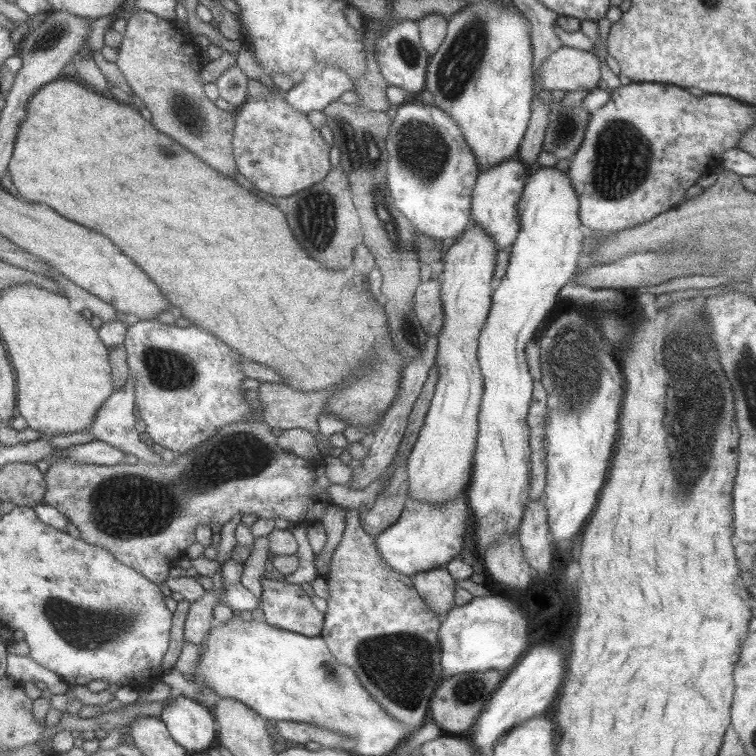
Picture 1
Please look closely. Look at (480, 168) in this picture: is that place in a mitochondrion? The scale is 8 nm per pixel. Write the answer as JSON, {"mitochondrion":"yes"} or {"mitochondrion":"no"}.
{"mitochondrion":"no"}

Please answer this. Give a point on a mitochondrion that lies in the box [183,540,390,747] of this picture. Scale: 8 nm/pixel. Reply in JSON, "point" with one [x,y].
{"point":[327,669]}

